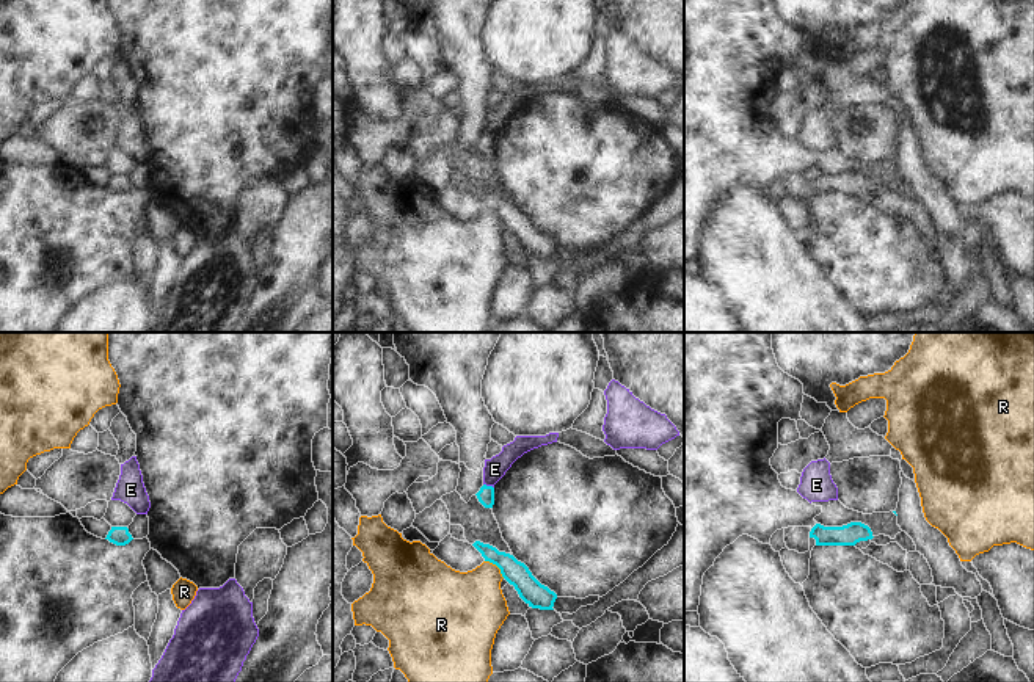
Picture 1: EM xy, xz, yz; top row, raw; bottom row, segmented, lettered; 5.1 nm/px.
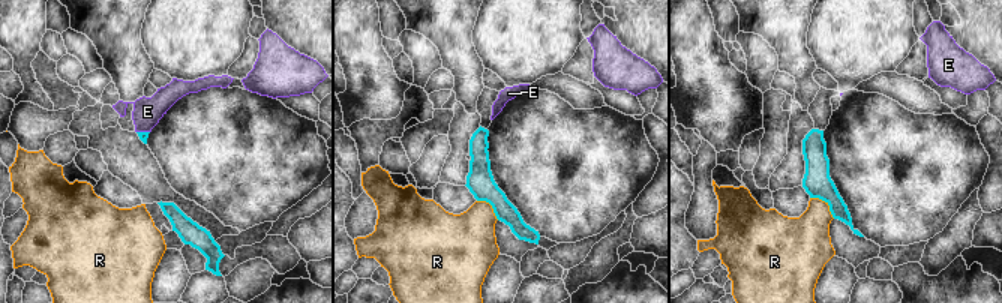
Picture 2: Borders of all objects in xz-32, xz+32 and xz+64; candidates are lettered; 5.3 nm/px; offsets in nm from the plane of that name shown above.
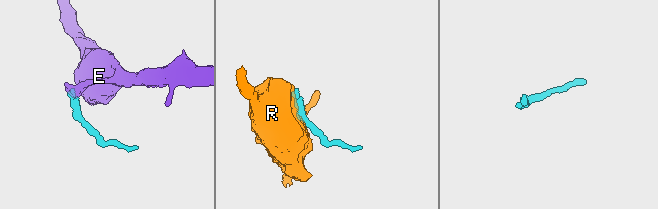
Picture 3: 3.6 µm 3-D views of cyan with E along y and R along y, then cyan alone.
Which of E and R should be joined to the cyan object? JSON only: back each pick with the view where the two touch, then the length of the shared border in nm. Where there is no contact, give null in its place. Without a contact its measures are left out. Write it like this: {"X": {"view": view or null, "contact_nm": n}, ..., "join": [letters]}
{"join": []}

